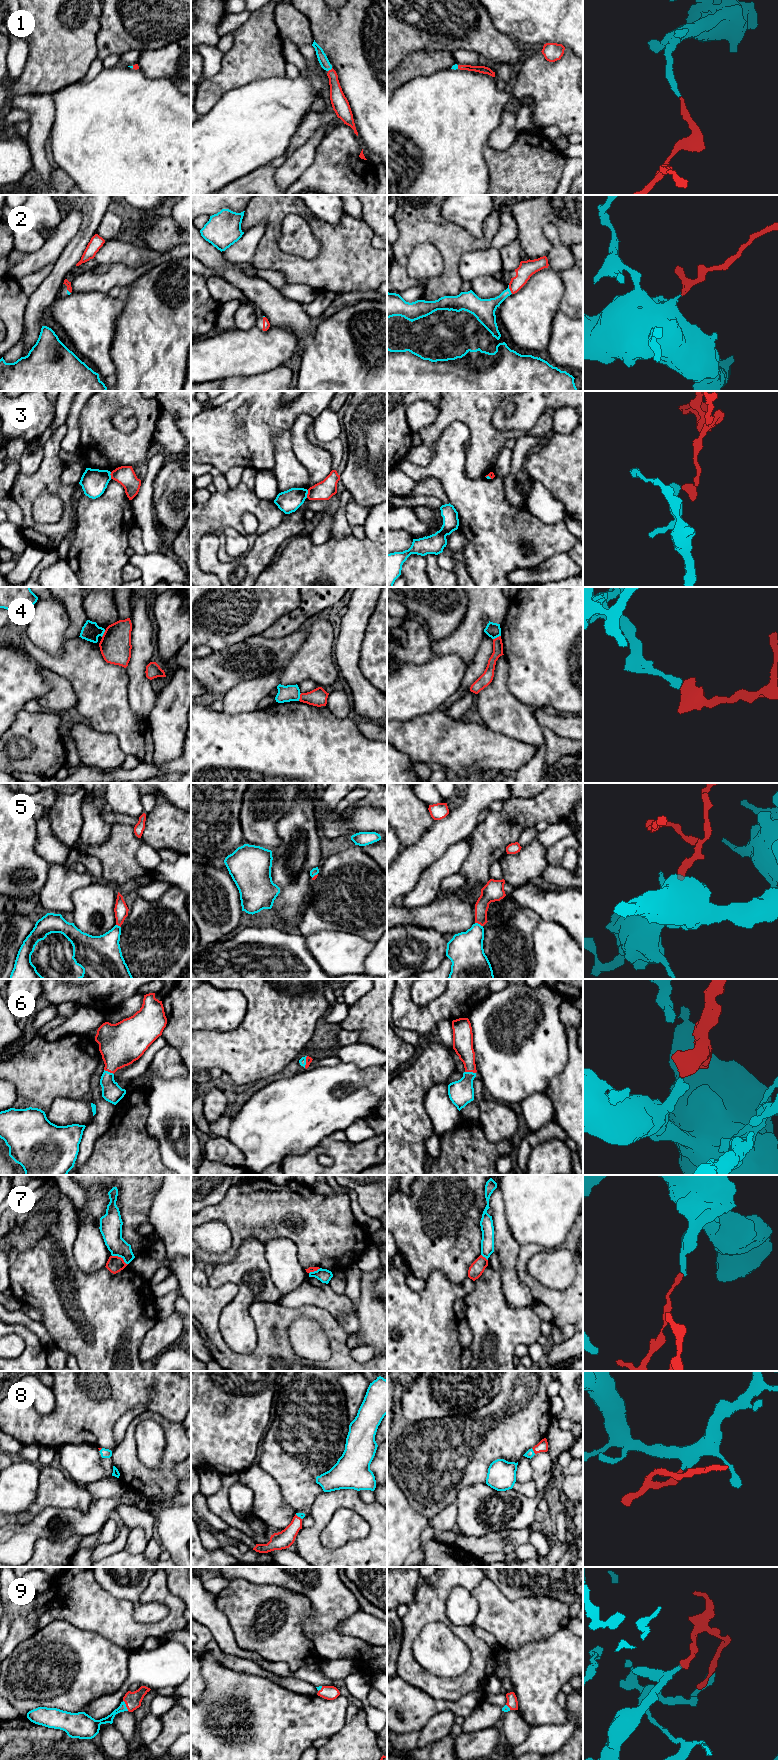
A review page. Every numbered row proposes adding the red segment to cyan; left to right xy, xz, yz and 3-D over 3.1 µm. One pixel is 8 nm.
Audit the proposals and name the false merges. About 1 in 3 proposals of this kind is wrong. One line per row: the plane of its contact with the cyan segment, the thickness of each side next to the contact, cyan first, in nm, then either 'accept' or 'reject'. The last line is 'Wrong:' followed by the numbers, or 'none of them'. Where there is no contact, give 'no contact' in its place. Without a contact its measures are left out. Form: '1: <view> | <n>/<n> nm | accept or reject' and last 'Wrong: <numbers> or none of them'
1: xz | 80/120 nm | accept
2: yz | 160/140 nm | accept
3: xz | 180/160 nm | reject
4: xz | 130/140 nm | reject
5: yz | 280/120 nm | accept
6: yz | 200/160 nm | accept
7: xy | 180/140 nm | reject
8: yz | 70/90 nm | accept
9: xy | 60/130 nm | accept
Wrong: 3, 4, 7

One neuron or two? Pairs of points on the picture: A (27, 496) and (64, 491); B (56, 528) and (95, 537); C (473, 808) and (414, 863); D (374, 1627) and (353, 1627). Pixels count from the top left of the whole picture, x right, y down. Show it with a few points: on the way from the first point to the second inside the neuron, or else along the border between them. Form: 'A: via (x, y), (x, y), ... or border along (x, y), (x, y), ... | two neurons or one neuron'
A: via (36, 487), (39, 484), (53, 484), (55, 486) | one neuron
B: border along (75, 511), (76, 526) | two neurons
C: via (458, 823), (452, 829), (445, 832), (429, 848) | one neuron
D: via (369, 1627), (358, 1627) | one neuron

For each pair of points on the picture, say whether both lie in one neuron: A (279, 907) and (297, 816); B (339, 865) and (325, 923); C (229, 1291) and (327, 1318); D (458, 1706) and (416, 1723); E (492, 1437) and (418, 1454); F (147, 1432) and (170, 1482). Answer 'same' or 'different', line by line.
A: same
B: same
C: same
D: same
E: same
F: different

